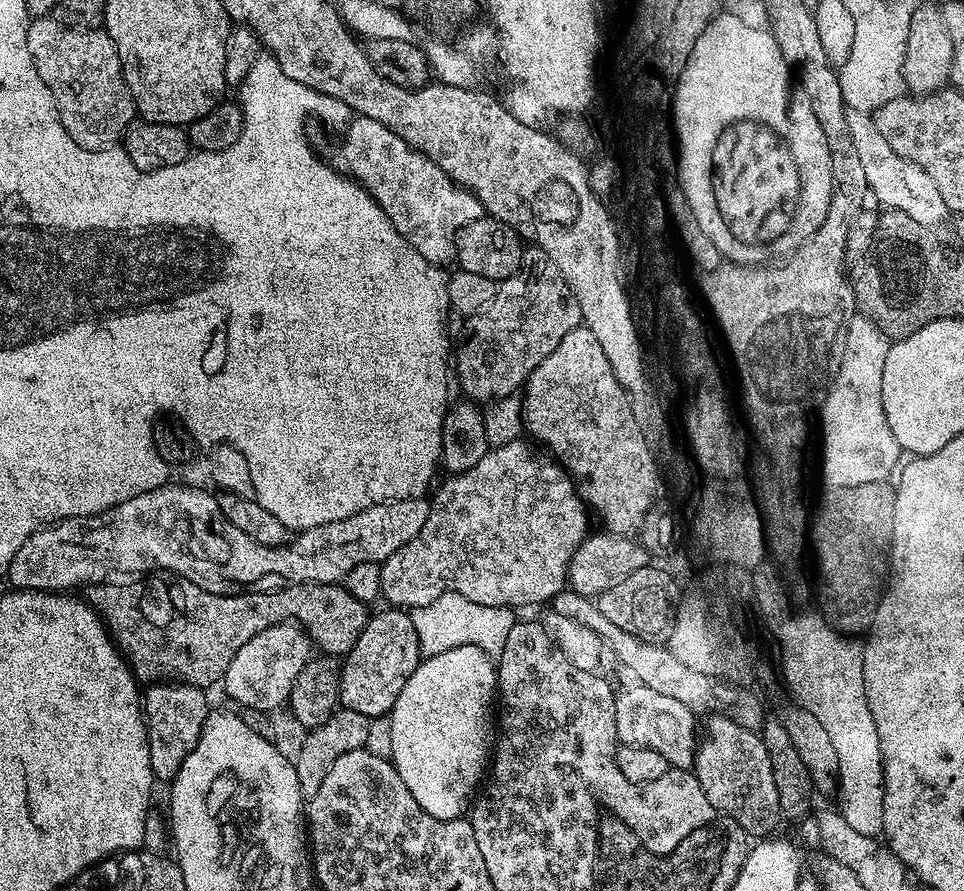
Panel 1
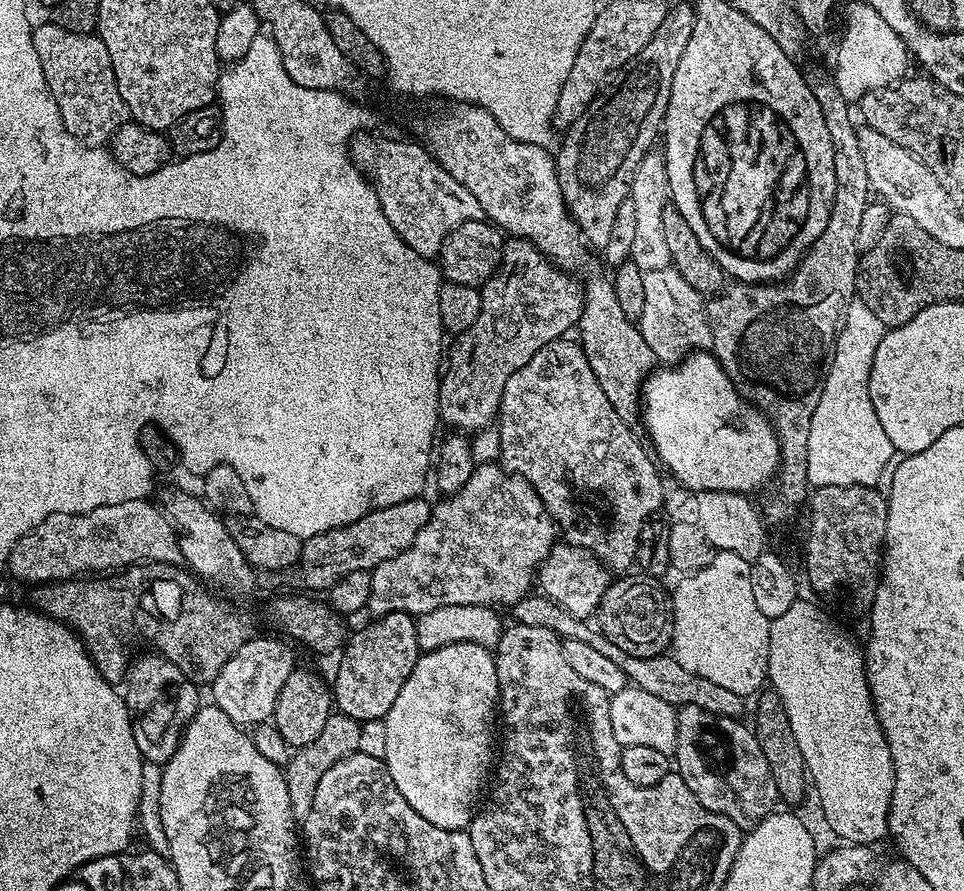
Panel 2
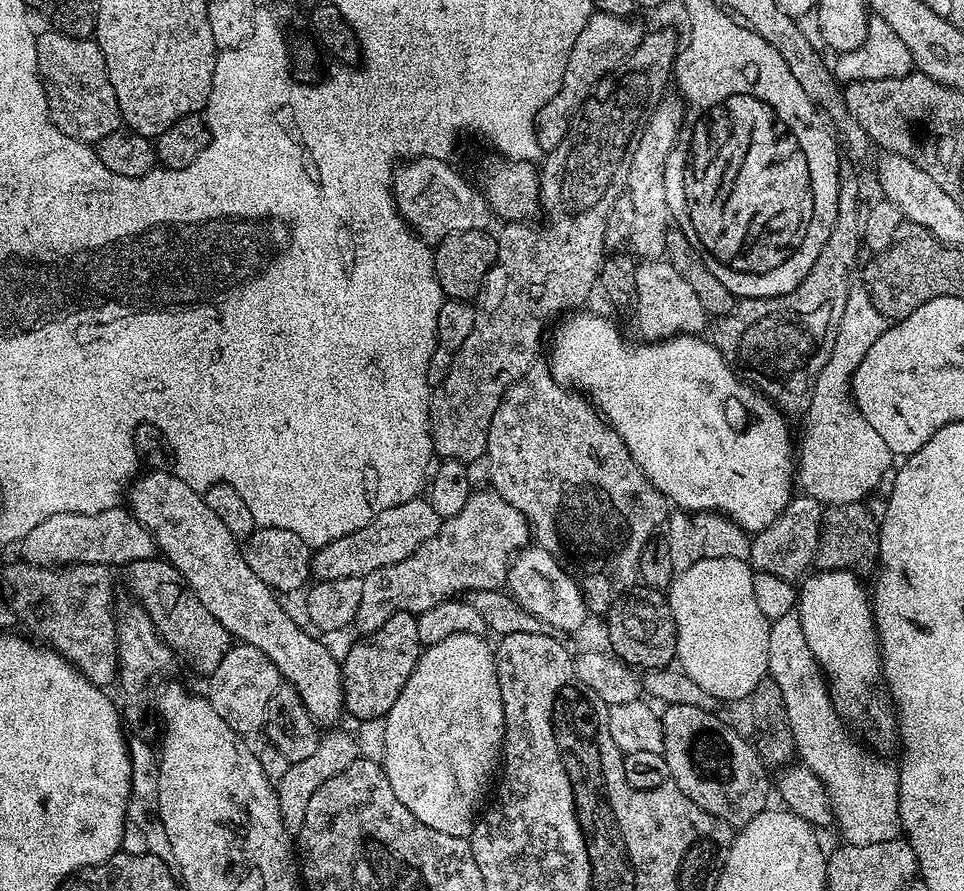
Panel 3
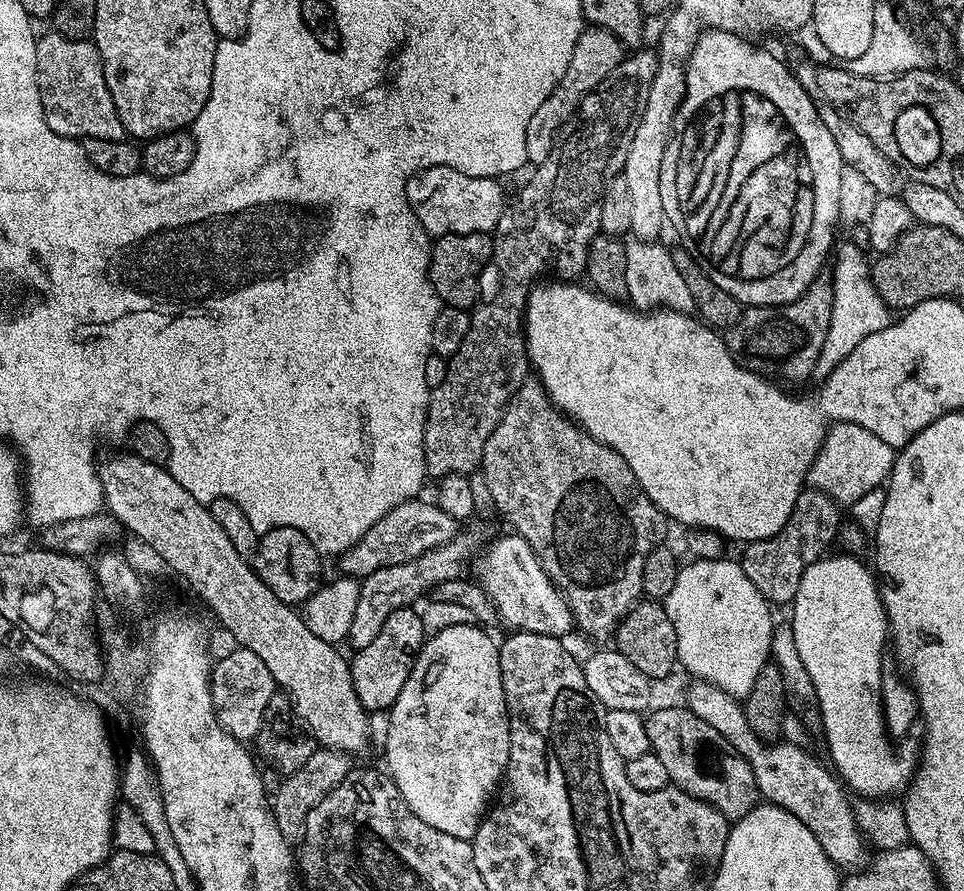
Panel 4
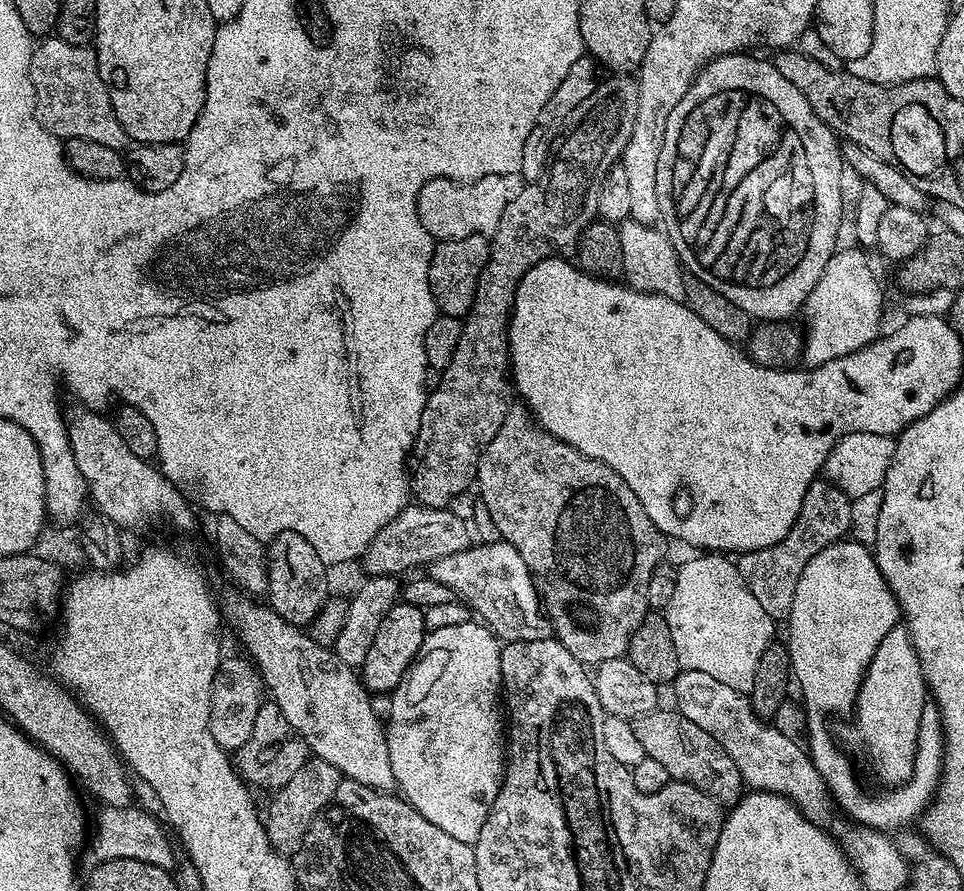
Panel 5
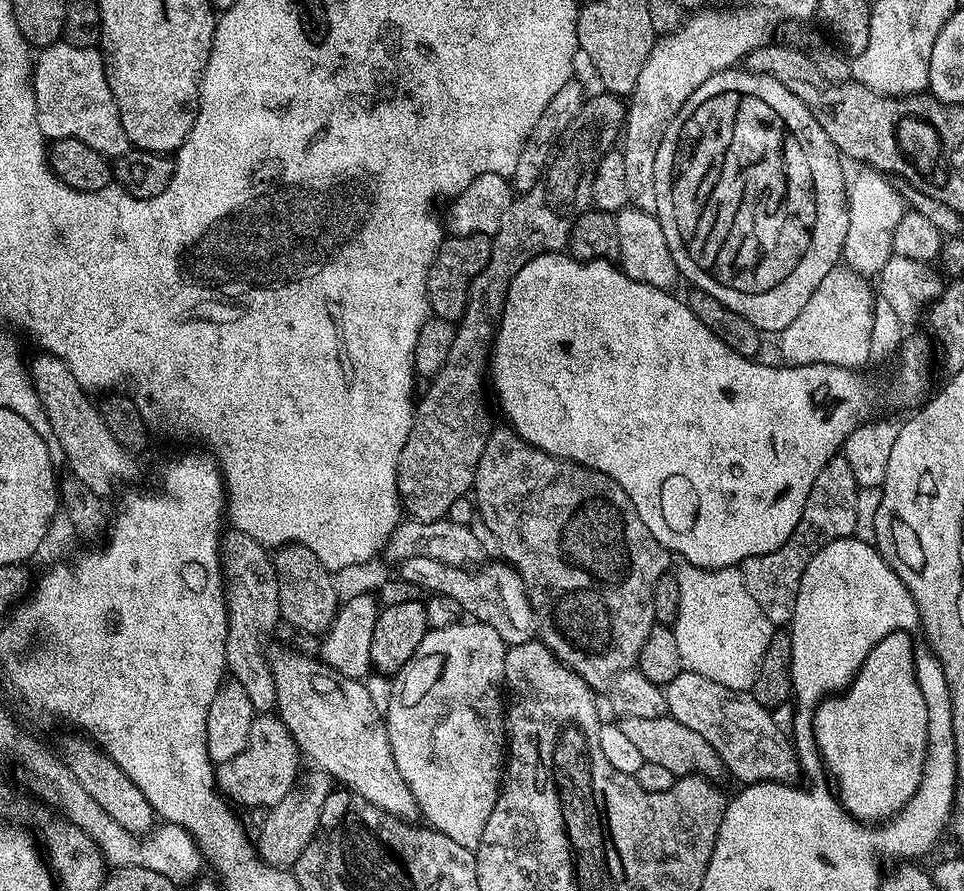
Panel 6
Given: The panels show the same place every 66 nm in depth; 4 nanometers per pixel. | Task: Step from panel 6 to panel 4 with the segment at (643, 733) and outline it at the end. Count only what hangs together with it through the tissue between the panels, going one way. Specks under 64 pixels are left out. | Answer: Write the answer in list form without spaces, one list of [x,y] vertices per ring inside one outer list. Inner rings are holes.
[[[686,706],[679,707],[653,707],[647,713],[644,725],[650,738],[651,752],[661,760],[662,766],[666,766],[666,774],[675,787],[694,798],[705,800],[729,822],[741,820],[761,799],[754,782],[754,770],[750,770],[746,758],[734,751],[728,739],[714,730],[710,722],[702,722],[702,718]]]

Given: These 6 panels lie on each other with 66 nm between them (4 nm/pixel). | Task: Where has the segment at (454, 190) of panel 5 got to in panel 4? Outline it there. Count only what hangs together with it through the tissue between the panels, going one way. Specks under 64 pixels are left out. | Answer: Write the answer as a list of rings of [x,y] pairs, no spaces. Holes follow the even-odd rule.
[[[434,166],[408,181],[408,205],[429,237],[450,234],[491,233],[504,213],[506,199],[500,189],[501,181],[491,176],[467,176],[450,166]]]

